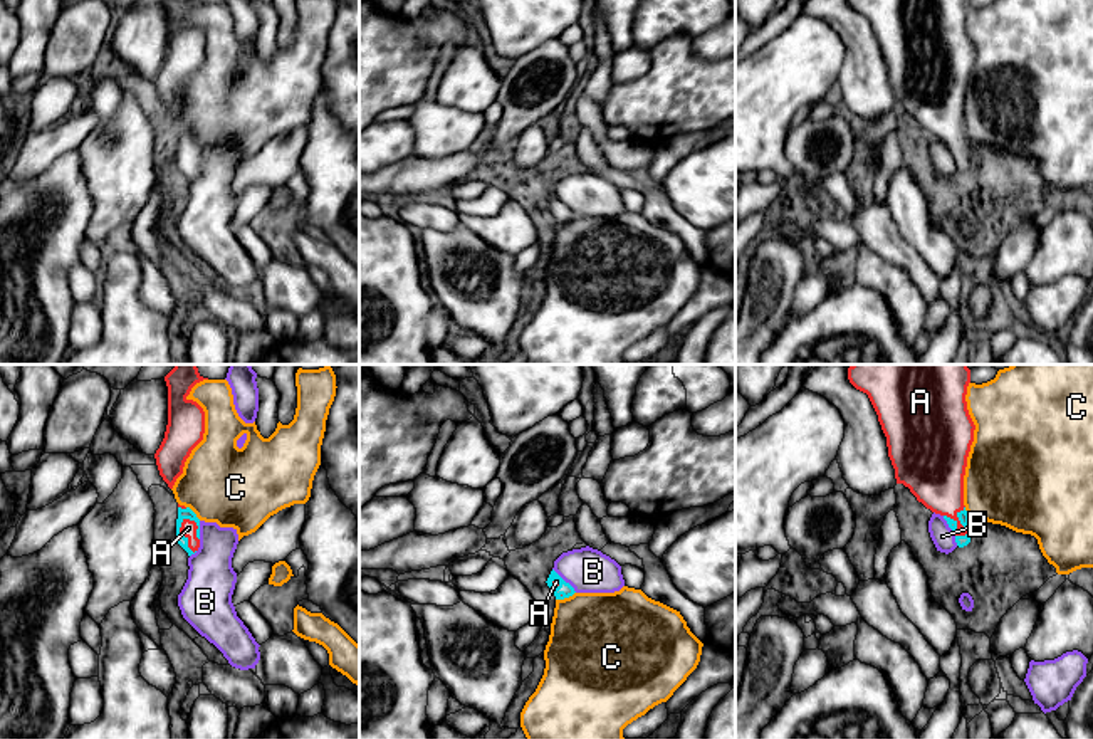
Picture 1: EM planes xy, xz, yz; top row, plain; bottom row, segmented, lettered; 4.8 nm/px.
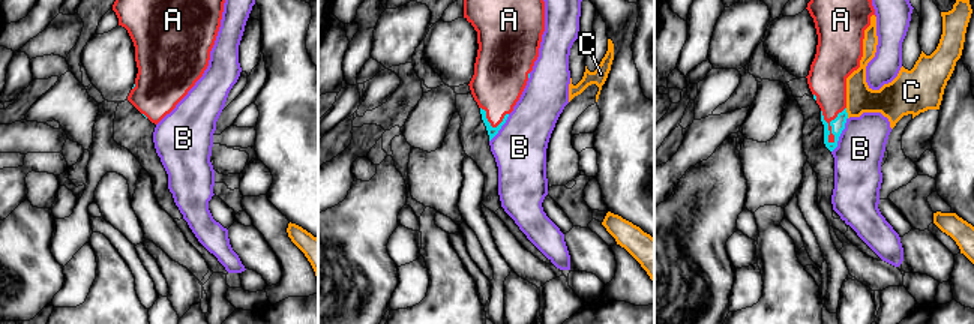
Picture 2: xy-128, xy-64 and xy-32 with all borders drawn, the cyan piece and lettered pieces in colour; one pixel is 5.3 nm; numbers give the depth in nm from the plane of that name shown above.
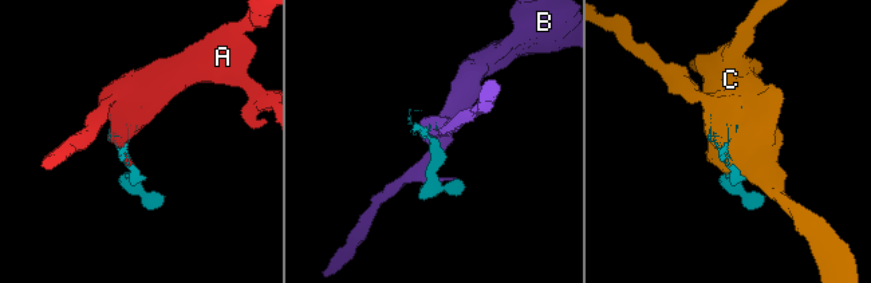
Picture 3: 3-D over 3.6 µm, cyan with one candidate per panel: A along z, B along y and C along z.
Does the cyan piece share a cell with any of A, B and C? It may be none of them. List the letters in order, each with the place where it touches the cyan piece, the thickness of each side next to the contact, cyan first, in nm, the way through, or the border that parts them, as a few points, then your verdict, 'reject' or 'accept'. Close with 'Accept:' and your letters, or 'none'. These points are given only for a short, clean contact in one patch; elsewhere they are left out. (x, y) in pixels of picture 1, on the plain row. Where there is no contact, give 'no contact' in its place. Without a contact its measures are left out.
A: xy (183, 160) | 50/80 nm | accept
B: xz (563, 204) | 70/220 nm | reject
C: xz (564, 220) | 70/440 nm | reject
Accept: A

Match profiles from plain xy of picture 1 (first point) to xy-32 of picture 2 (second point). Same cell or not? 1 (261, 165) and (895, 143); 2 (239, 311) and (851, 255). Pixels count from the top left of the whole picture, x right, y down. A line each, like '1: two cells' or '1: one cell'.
1: two cells
2: one cell

